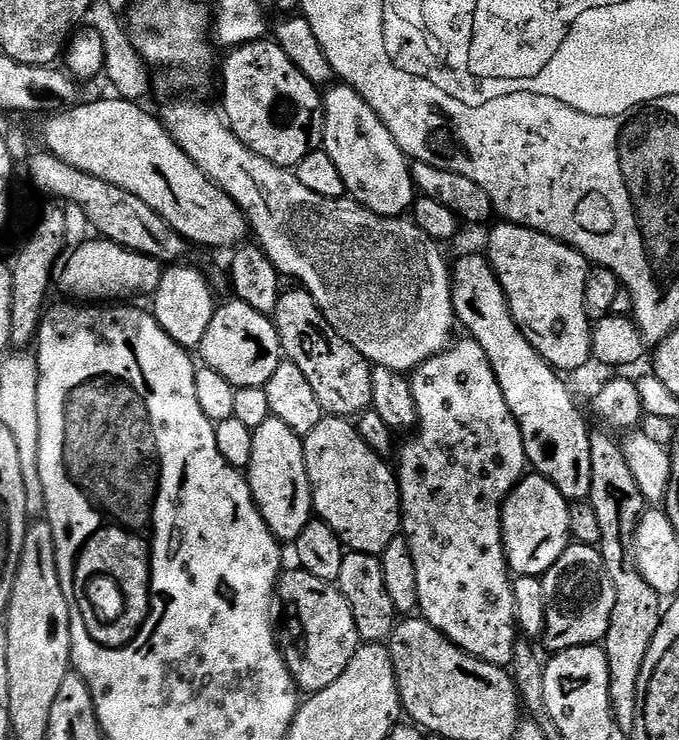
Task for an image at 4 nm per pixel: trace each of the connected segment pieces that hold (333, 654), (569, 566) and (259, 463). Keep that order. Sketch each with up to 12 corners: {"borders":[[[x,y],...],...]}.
{"borders":[[[278,581],[278,643],[301,693],[338,682],[362,646],[335,583]],[[569,543],[542,579],[549,653],[603,641],[614,582]],[[254,429],[246,479],[264,525],[294,542],[314,519],[304,442]]]}

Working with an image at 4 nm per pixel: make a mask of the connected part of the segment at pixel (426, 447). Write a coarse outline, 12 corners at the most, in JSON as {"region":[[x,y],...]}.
{"region":[[471,338],[411,373],[398,448],[418,612],[518,639],[500,509],[529,467]]}

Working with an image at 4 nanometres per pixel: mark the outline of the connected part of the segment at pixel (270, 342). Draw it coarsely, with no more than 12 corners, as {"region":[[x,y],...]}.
{"region":[[235,298],[198,349],[234,387],[270,382],[282,353],[275,323]]}

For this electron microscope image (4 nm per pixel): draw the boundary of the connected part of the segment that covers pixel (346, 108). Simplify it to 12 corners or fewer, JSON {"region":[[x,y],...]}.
{"region":[[349,84],[322,96],[322,151],[360,207],[414,200],[410,161]]}

